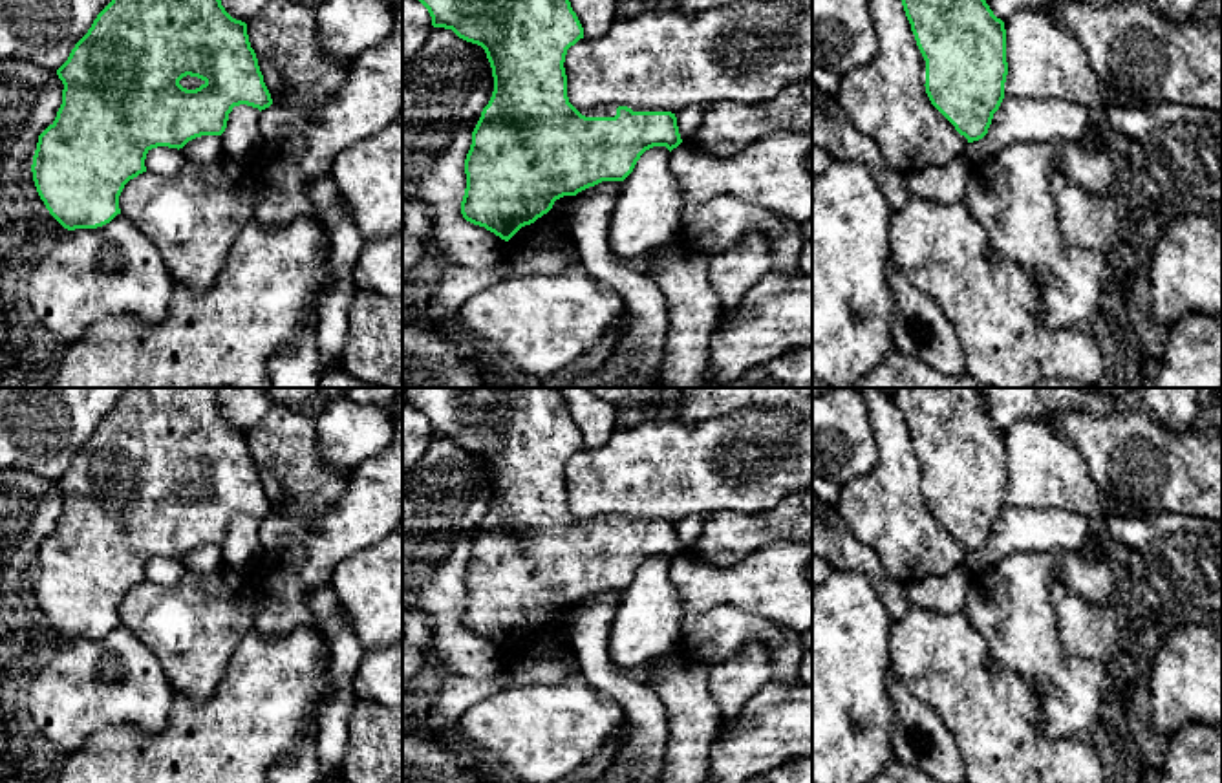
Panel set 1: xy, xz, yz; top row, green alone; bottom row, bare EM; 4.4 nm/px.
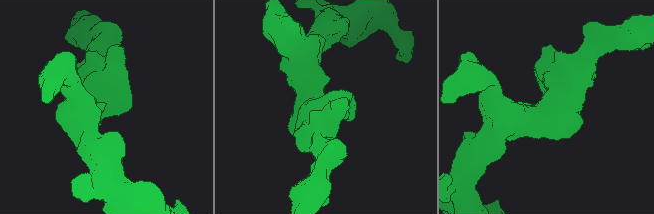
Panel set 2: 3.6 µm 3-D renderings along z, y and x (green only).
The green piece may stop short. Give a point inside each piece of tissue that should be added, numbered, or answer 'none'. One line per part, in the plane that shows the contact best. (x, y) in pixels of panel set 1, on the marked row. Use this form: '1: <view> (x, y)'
1: xz (608, 110)

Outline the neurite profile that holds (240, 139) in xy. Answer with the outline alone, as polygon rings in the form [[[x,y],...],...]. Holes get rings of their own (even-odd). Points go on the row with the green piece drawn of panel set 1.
[[[247,104],[234,106],[220,141],[225,154],[251,163],[262,141],[260,110]]]

